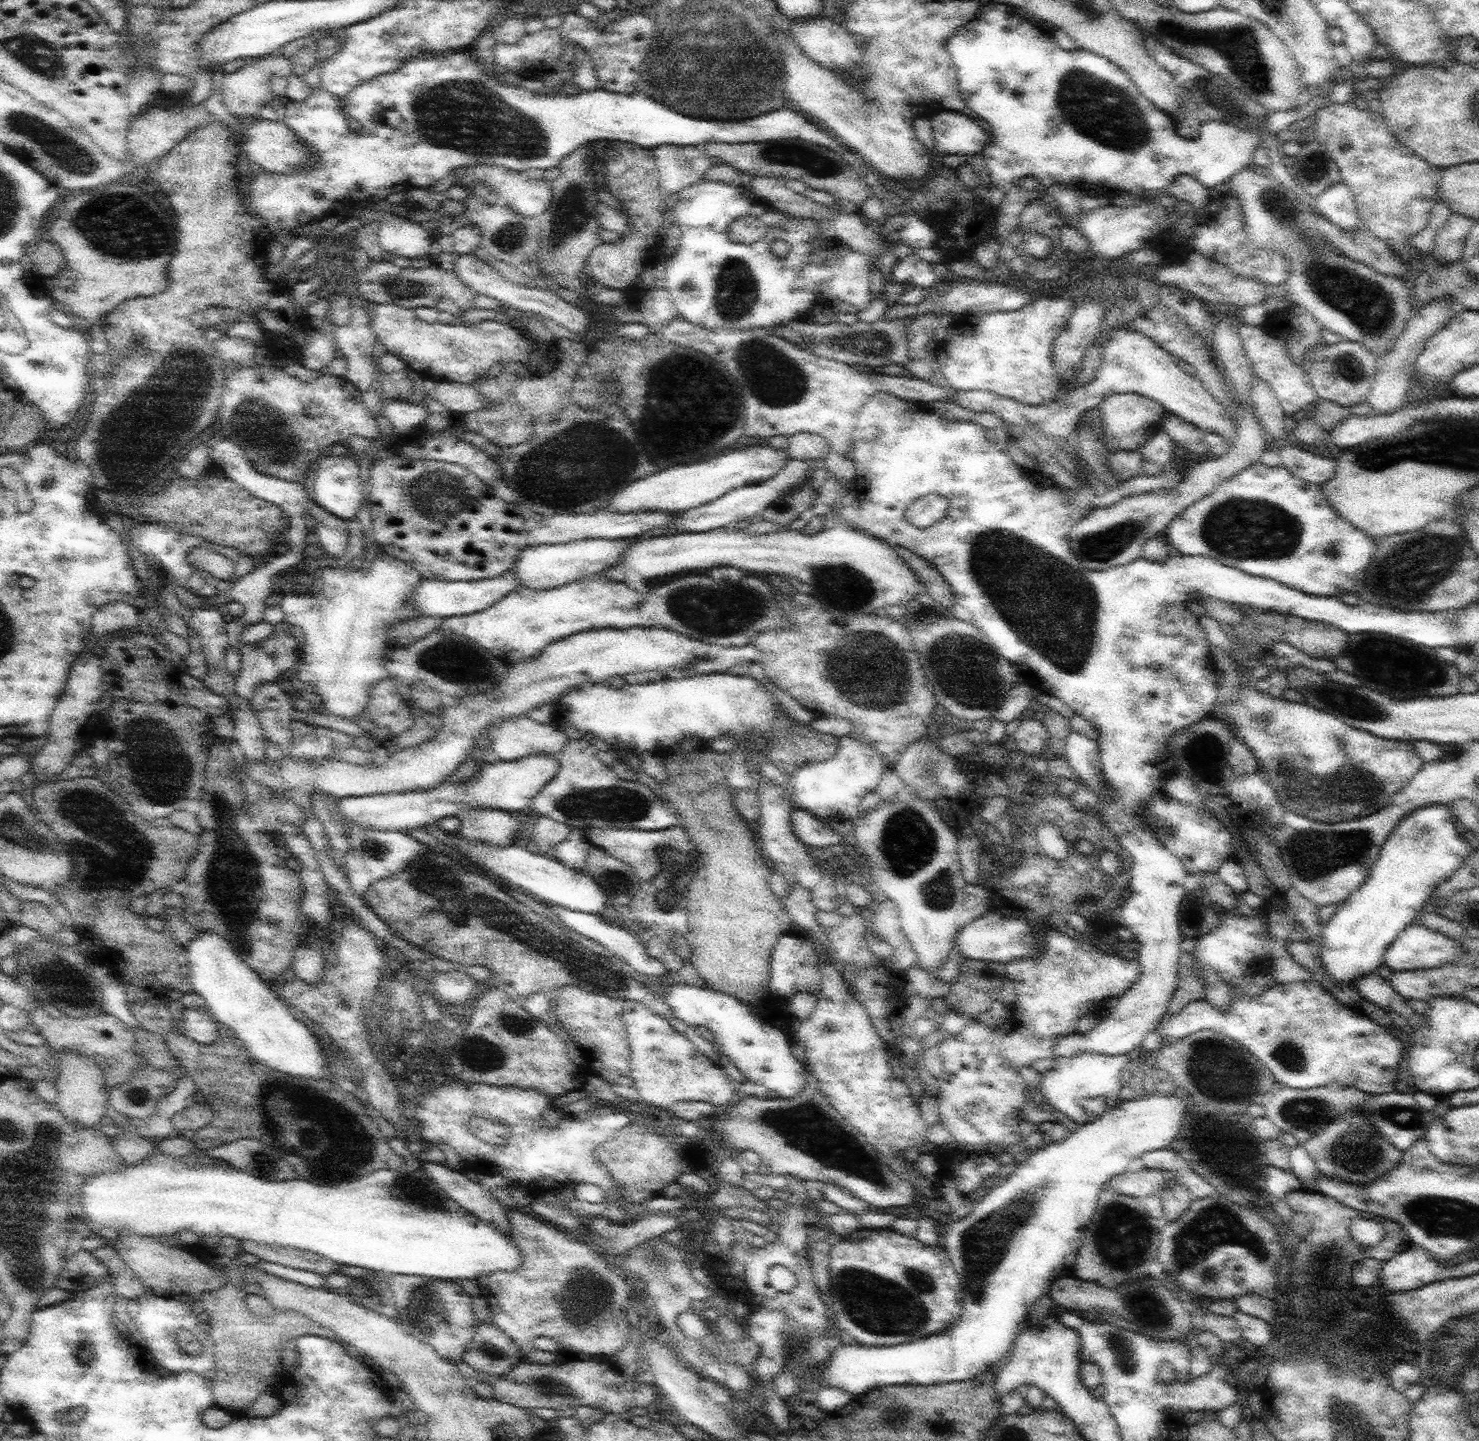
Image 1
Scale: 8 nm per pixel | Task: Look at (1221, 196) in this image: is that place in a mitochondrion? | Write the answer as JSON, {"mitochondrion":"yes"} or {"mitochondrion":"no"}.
{"mitochondrion":"no"}

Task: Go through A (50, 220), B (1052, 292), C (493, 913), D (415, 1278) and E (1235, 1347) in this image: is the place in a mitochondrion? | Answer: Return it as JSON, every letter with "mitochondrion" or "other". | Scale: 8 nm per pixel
{"A":"other","B":"other","C":"mitochondrion","D":"other","E":"other"}

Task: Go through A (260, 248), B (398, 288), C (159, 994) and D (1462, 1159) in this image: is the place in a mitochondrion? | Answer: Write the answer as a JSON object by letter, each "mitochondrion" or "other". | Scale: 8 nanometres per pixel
{"A":"other","B":"mitochondrion","C":"other","D":"other"}

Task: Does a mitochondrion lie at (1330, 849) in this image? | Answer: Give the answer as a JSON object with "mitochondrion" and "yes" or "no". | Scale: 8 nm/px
{"mitochondrion":"yes"}

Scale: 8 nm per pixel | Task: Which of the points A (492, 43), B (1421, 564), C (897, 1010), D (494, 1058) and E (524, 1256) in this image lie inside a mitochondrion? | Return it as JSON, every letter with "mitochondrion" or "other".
{"A":"other","B":"mitochondrion","C":"other","D":"mitochondrion","E":"other"}

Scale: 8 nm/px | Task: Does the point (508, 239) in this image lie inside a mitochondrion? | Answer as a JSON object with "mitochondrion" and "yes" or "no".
{"mitochondrion":"yes"}

